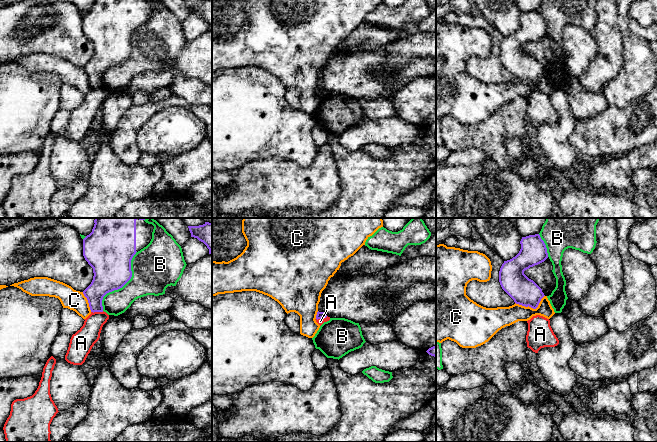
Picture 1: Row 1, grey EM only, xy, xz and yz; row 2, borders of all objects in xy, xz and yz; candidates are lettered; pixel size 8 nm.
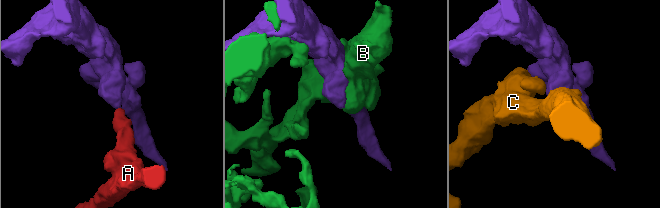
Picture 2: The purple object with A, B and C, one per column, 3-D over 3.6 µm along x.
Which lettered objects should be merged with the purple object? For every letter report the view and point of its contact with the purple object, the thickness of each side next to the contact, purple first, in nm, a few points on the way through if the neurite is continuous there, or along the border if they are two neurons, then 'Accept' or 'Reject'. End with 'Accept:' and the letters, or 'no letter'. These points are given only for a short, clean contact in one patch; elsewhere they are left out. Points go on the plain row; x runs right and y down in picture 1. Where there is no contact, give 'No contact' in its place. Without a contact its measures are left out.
A: Touches purple at xy (97, 87). Thickness 190 nm (purple) against 180 nm. Reject
B: Touches purple at xy (123, 61). Thickness 340 nm (purple) against 320 nm. Reject
C: Touches purple at yz (531, 83). Thickness 220 nm (purple) against 160 nm. Boundary: yz (544, 71), (535, 84), (515, 79). Reject
Accept: no letter

